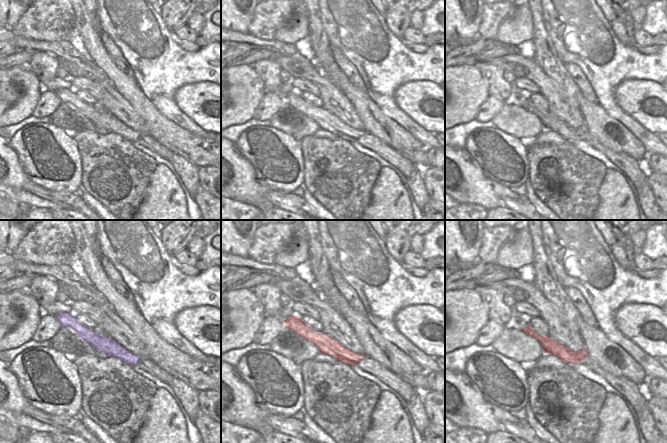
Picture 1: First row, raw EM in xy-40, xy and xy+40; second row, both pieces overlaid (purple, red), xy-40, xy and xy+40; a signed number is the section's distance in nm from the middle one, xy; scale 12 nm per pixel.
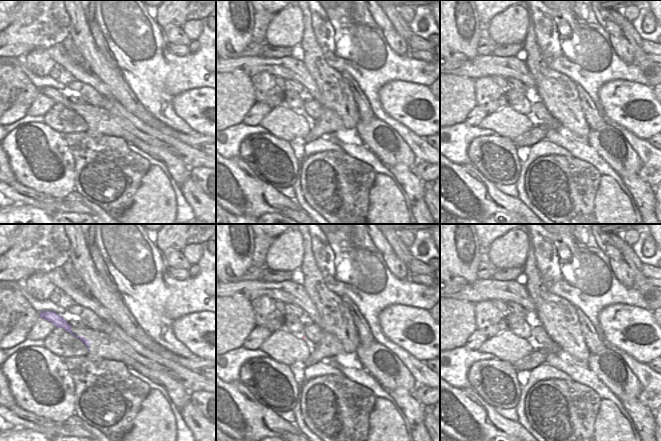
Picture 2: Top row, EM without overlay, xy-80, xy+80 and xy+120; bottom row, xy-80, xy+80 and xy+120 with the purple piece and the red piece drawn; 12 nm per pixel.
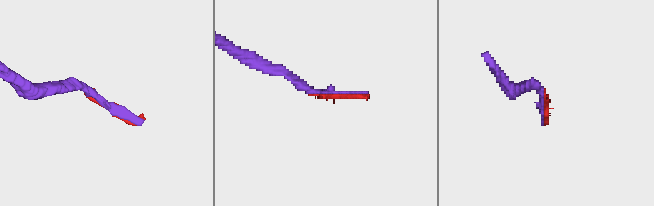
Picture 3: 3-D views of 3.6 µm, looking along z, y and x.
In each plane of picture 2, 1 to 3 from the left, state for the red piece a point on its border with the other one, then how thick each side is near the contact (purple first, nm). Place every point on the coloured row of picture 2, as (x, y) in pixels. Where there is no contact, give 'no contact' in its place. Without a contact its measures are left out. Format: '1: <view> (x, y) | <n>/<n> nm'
1: no contact
2: no contact
3: no contact

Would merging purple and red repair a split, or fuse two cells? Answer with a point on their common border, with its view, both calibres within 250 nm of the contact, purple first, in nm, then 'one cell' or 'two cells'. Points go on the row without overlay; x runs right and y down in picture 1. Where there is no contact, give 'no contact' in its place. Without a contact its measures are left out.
no contact | two cells

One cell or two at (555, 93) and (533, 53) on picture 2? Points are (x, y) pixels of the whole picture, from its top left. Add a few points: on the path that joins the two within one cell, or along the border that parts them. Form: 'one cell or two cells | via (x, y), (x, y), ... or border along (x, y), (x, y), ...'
one cell | via (550, 83), (535, 63)

